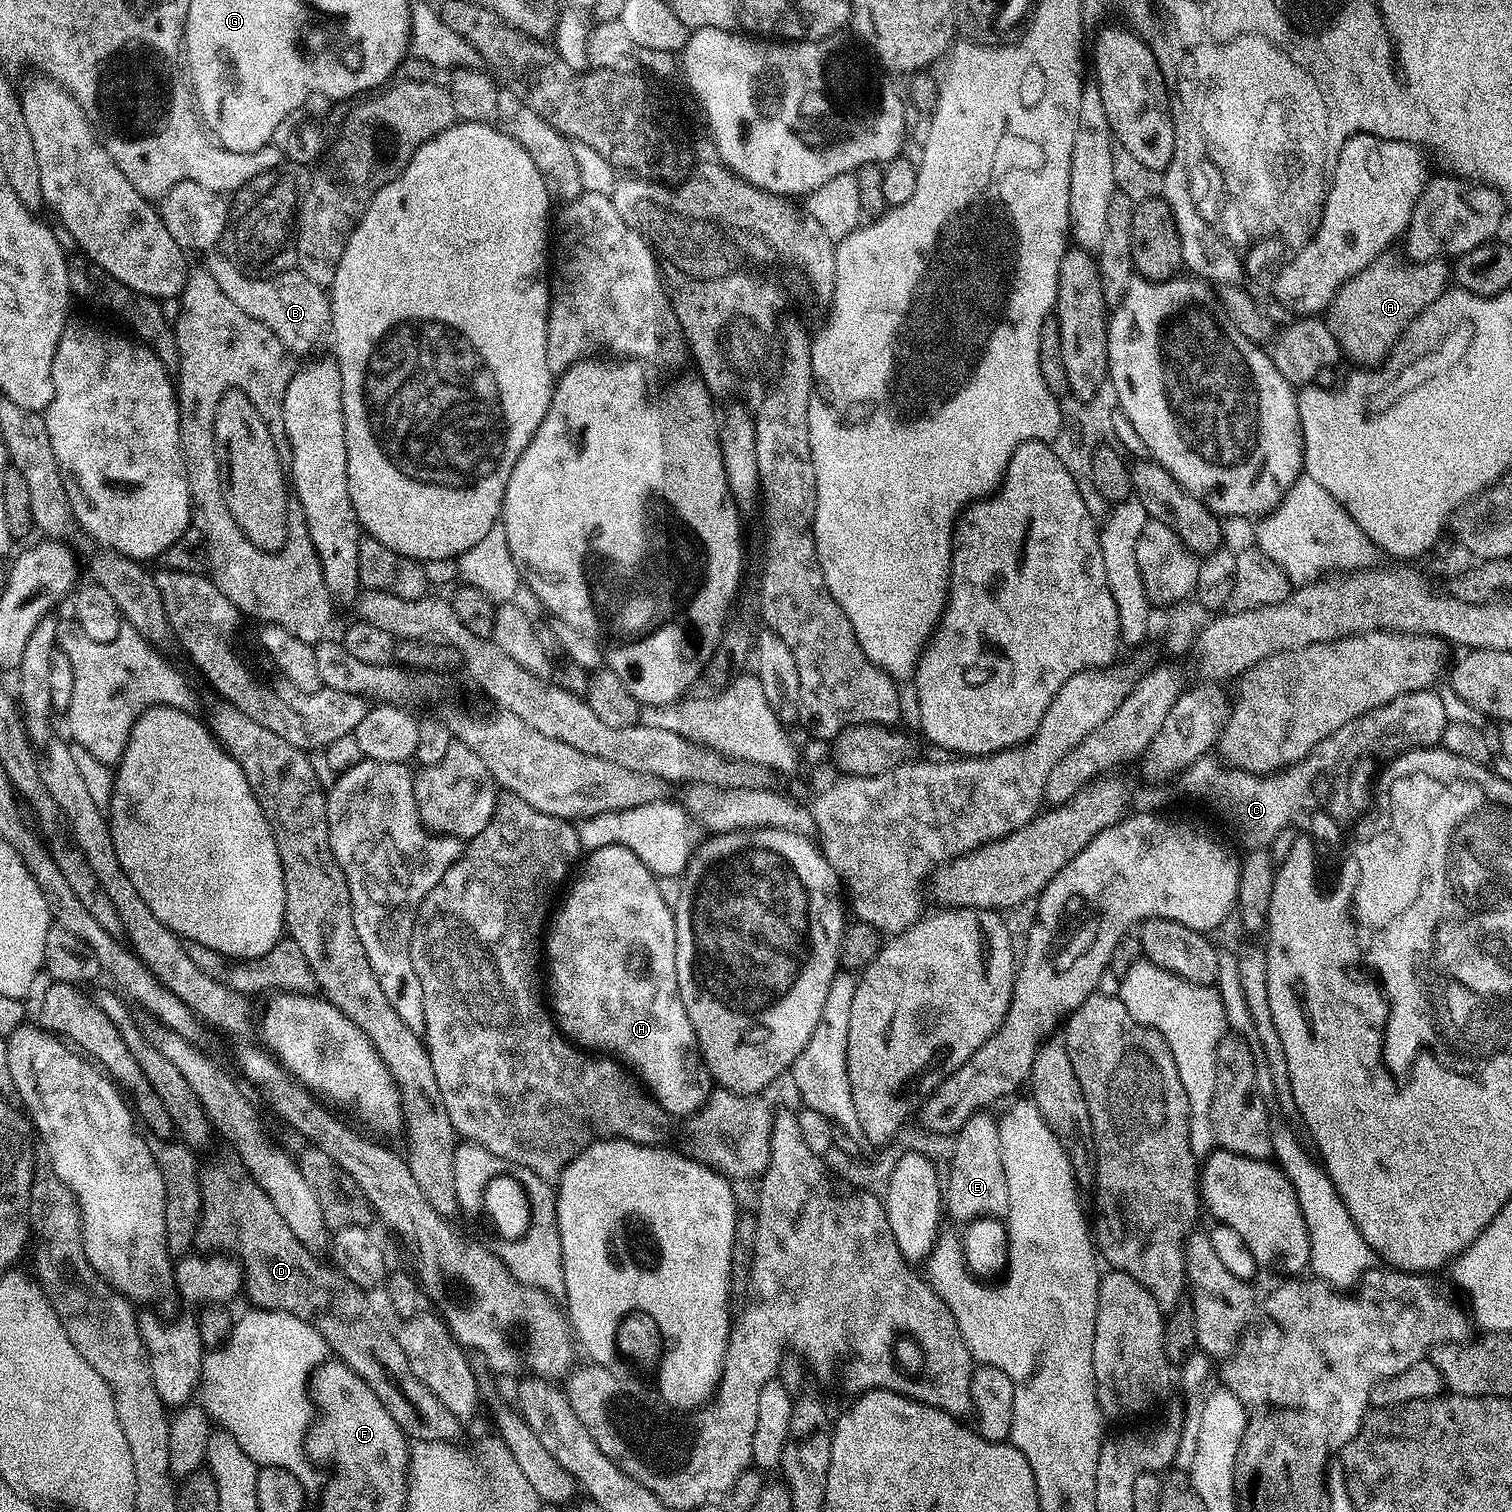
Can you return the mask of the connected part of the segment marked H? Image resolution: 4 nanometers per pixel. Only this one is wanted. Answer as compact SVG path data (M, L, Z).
M617 844L594 848L583 857L583 864L584 869L575 873L572 889L565 894L560 909L558 904L546 928L550 1011L561 1033L575 1047L615 1058L635 1073L669 1117L690 1117L706 1103L714 1081L700 1057L698 1038L678 990L675 911L666 906L658 891L657 876L634 850Z

